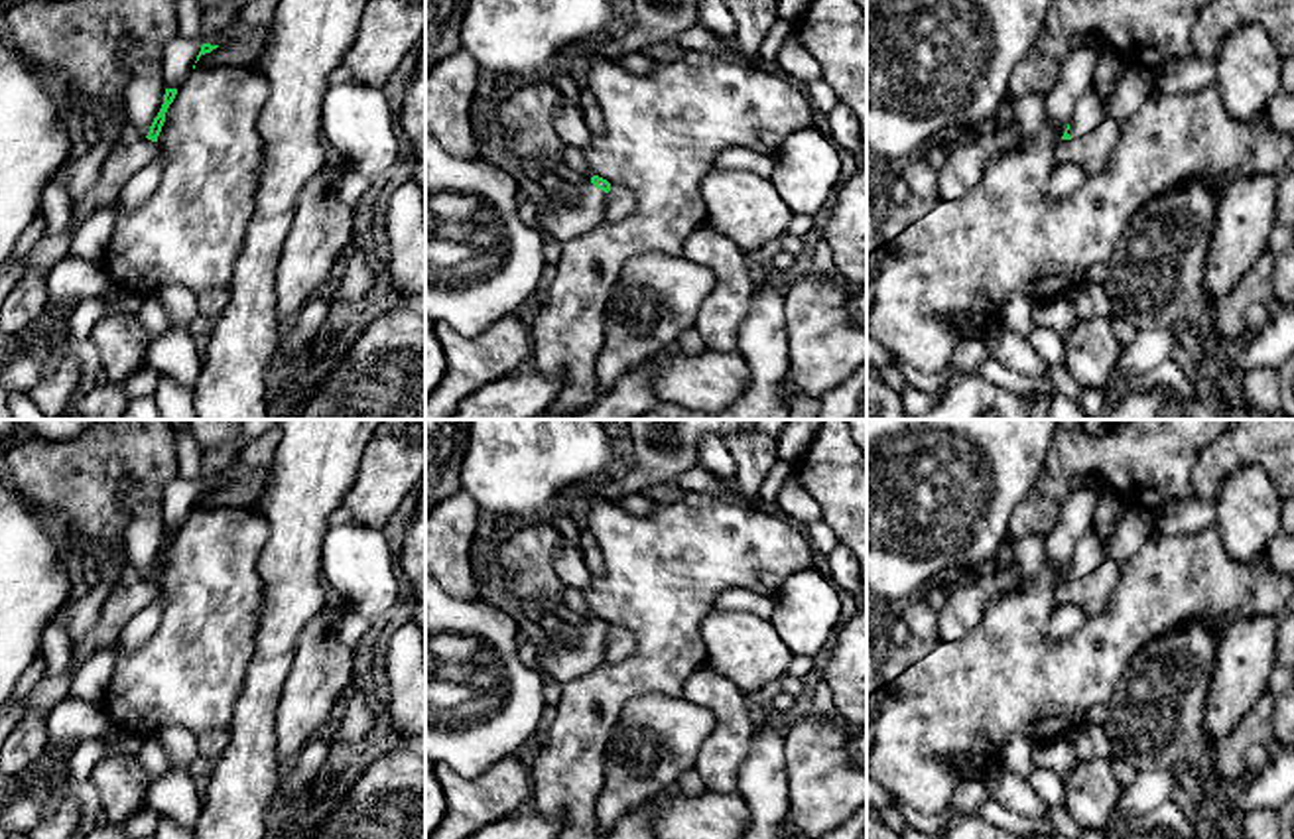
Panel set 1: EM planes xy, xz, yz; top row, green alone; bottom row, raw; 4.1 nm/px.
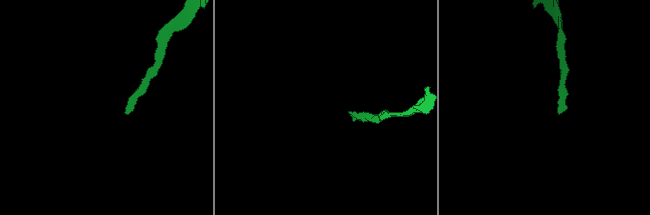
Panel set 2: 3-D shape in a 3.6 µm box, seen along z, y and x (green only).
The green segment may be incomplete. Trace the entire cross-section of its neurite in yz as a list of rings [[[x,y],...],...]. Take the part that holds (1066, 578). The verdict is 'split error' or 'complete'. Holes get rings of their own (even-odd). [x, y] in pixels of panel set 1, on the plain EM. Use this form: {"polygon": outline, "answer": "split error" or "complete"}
{"polygon": [[[1105,559],[1095,571],[1079,579],[1071,579],[1068,571],[1069,565],[1056,585],[1056,603],[1079,605],[1087,618],[1099,616],[1107,609],[1111,593],[1119,583],[1121,563]]], "answer": "split error"}

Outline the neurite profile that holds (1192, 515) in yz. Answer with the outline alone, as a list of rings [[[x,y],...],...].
[[[1197,496],[1172,500],[1154,514],[1154,532],[1164,536],[1197,534],[1215,526],[1215,502]]]

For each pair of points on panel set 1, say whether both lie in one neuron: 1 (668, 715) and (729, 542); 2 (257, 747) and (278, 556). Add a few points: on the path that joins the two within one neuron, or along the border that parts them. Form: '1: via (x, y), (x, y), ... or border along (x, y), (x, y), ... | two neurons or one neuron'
1: border along (680, 696), (641, 692), (629, 702) | two neurons
2: via (258, 700), (274, 656), (278, 603) | one neuron

